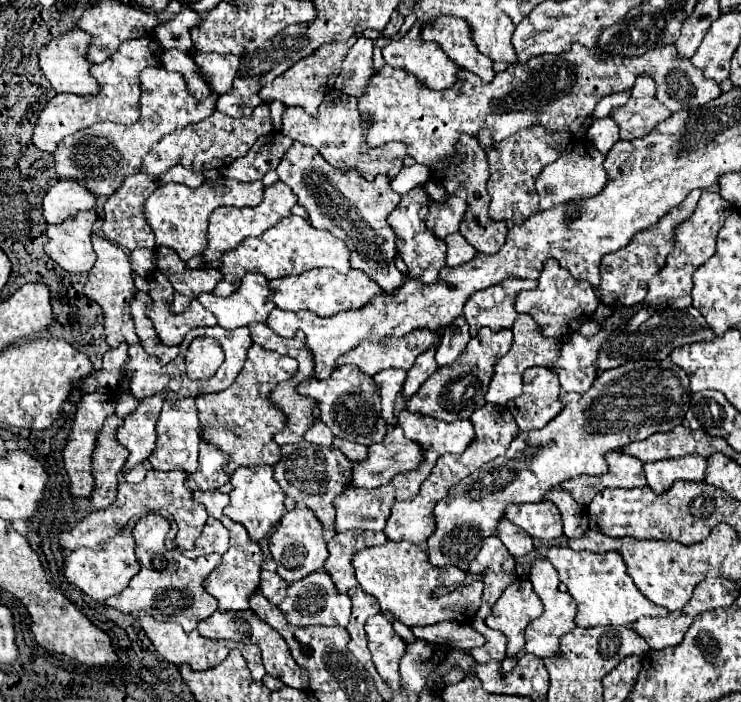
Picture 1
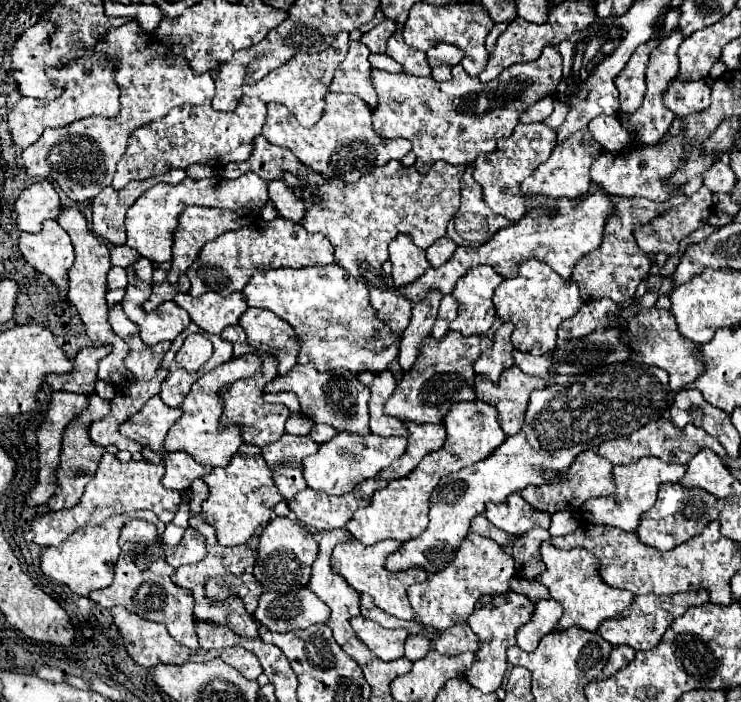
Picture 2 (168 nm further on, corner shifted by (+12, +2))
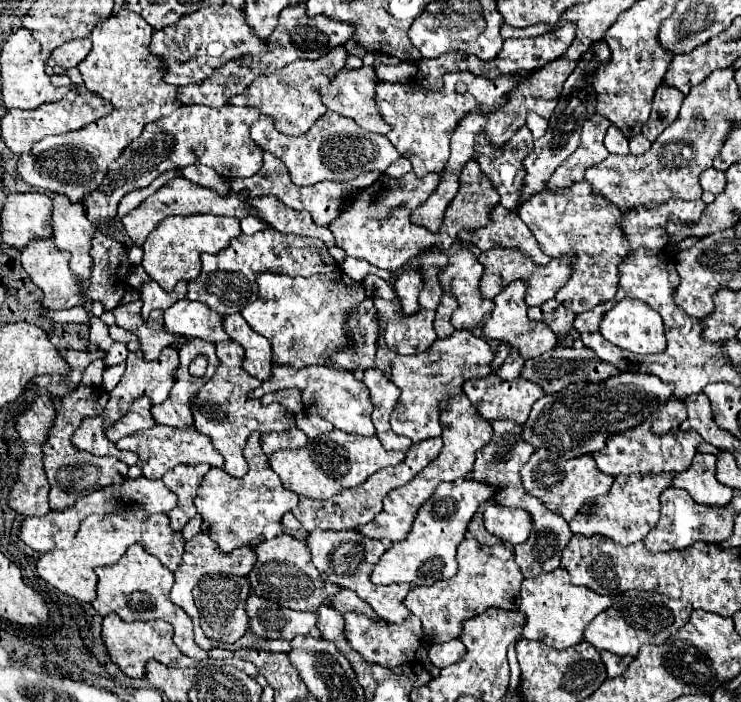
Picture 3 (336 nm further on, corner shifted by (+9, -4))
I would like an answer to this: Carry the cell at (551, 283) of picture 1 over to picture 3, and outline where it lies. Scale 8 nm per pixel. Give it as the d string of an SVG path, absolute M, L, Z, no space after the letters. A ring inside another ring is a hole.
M515 281L515 285L507 285L507 289L503 289L493 299L493 303L495 303L493 313L489 315L489 319L483 325L483 335L487 339L495 339L499 343L509 343L511 347L519 349L519 355L523 359L543 355L545 351L551 351L555 347L555 333L551 329L547 329L547 325L543 325L541 321L535 323L527 317L527 305L523 301L523 281Z

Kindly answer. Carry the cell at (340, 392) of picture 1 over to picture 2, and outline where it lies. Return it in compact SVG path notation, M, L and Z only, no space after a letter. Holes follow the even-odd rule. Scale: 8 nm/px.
M310 363L308 365L296 365L288 375L280 375L272 383L268 383L264 387L264 391L266 393L294 391L300 399L302 413L308 415L314 423L326 423L326 425L332 425L336 431L350 431L356 435L368 435L370 433L370 427L368 427L370 391L350 371L336 369L336 371L320 373Z

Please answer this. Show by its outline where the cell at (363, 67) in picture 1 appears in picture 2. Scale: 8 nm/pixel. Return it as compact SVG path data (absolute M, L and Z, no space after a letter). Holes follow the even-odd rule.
M350 41L346 59L336 69L334 79L330 83L330 91L358 95L372 109L376 107L376 91L370 81L372 65L368 63L368 55L370 51L362 41Z

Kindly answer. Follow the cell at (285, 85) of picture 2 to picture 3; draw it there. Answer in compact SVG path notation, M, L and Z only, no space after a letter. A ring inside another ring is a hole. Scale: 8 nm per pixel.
M323 57L317 60L297 60L295 63L285 65L283 69L277 69L275 73L257 77L241 95L231 97L229 103L259 109L261 115L267 115L273 119L279 133L303 135L325 111L325 105L319 99L319 89L339 73L343 63L345 61L341 61L341 57L339 57L339 63L327 61Z

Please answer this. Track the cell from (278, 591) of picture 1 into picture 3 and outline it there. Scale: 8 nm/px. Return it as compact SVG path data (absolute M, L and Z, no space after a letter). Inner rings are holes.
M207 575L203 577L195 591L195 605L201 613L201 629L205 637L213 641L223 641L223 643L235 643L241 639L247 631L247 613L245 613L245 601L249 595L251 587L245 577L229 577L229 575Z

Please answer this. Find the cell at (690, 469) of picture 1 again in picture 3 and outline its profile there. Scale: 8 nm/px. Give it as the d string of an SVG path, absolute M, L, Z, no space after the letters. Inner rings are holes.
M659 473L659 477L647 475L619 475L613 481L613 487L607 495L585 503L577 517L569 523L573 533L579 535L603 535L613 539L619 545L633 545L643 541L643 537L655 527L659 521L659 495L671 487L673 473Z

